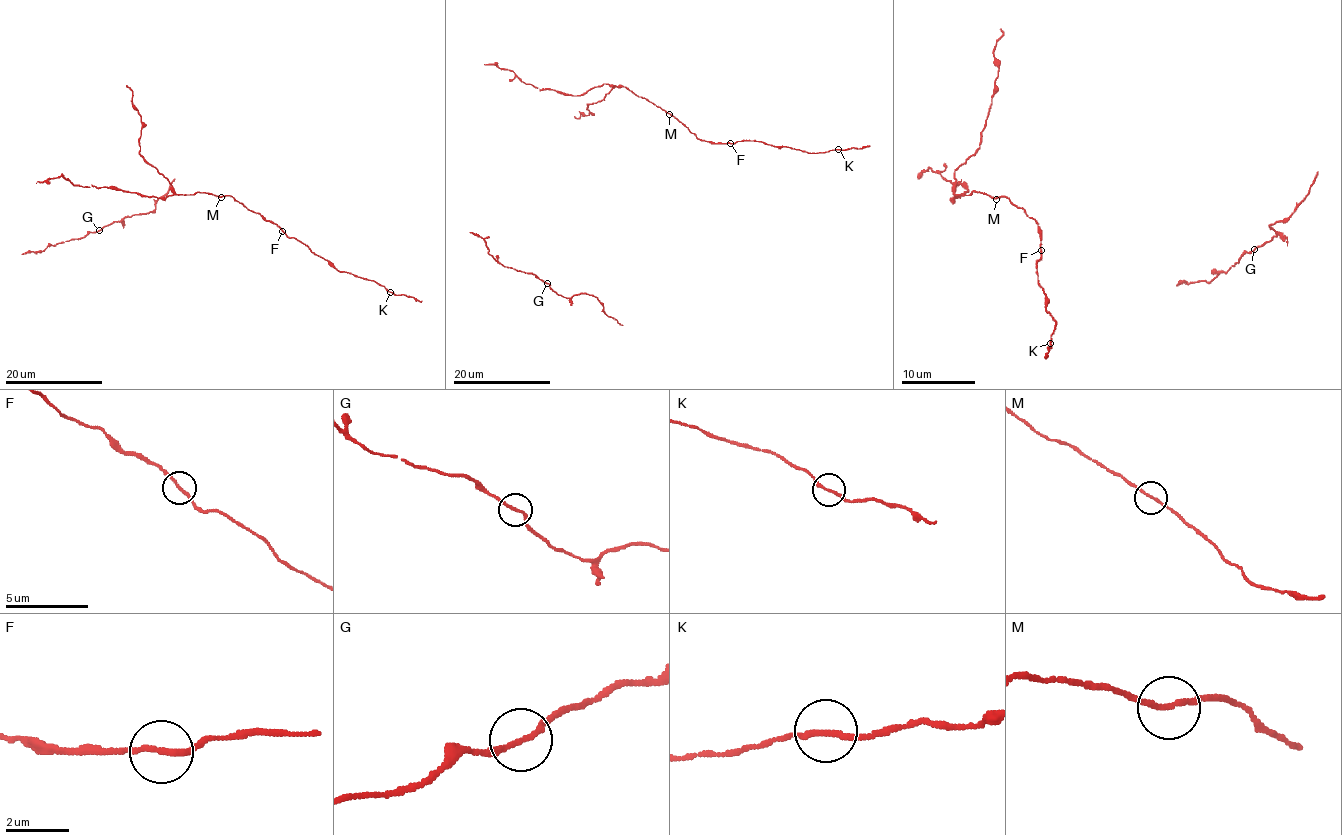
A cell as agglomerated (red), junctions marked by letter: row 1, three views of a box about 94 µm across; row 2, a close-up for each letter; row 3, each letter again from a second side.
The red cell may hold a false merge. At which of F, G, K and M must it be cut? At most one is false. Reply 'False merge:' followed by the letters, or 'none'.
False merge: none

